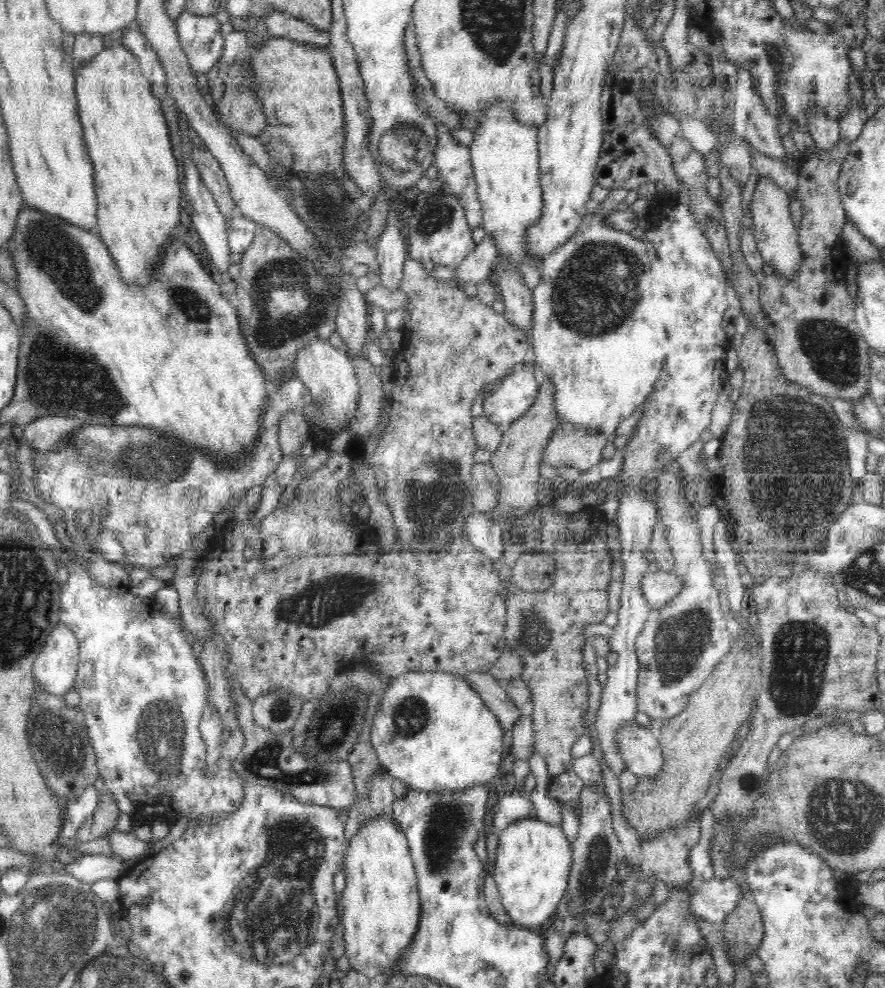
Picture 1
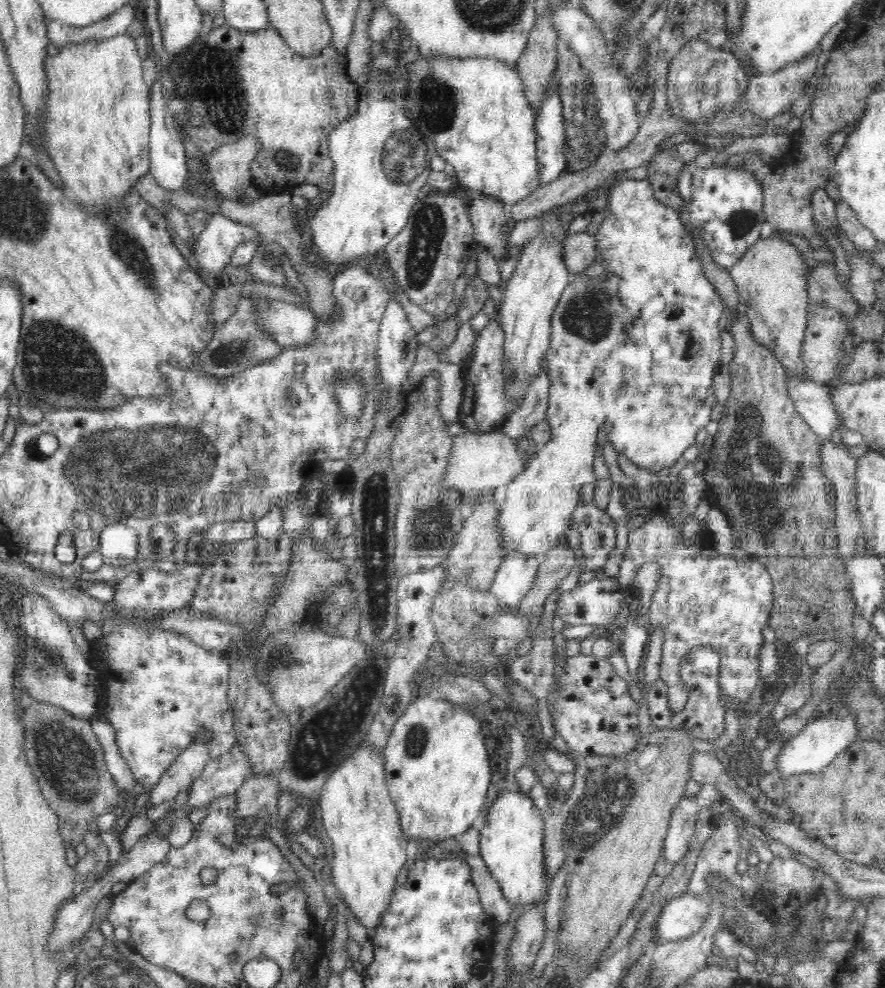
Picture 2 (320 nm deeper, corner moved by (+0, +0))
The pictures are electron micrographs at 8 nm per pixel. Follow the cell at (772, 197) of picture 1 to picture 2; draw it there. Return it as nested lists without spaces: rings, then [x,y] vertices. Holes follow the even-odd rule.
[[[779,232],[777,233],[777,236],[775,237],[767,237],[765,239],[758,240],[746,254],[740,260],[732,266],[729,270],[729,275],[732,277],[732,280],[734,281],[734,284],[736,285],[736,290],[739,296],[739,299],[746,304],[746,319],[749,323],[749,329],[751,332],[751,335],[755,338],[755,341],[759,343],[760,346],[764,346],[768,348],[772,353],[776,355],[776,358],[779,359],[779,361],[783,364],[783,367],[786,369],[786,372],[788,372],[788,376],[790,377],[802,377],[802,379],[807,378],[805,376],[805,366],[802,362],[800,353],[803,346],[803,340],[805,337],[805,330],[807,327],[807,316],[809,315],[809,294],[807,292],[807,279],[805,274],[805,268],[808,267],[806,264],[805,258],[802,256],[802,253],[794,247],[791,243],[788,243],[788,241],[782,241],[780,237],[778,236]]]

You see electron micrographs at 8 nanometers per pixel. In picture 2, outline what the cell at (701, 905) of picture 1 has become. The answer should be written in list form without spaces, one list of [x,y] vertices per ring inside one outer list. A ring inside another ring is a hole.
[[[685,892],[678,898],[670,899],[655,920],[655,942],[658,945],[675,944],[700,930],[708,915],[709,908],[702,895]]]

